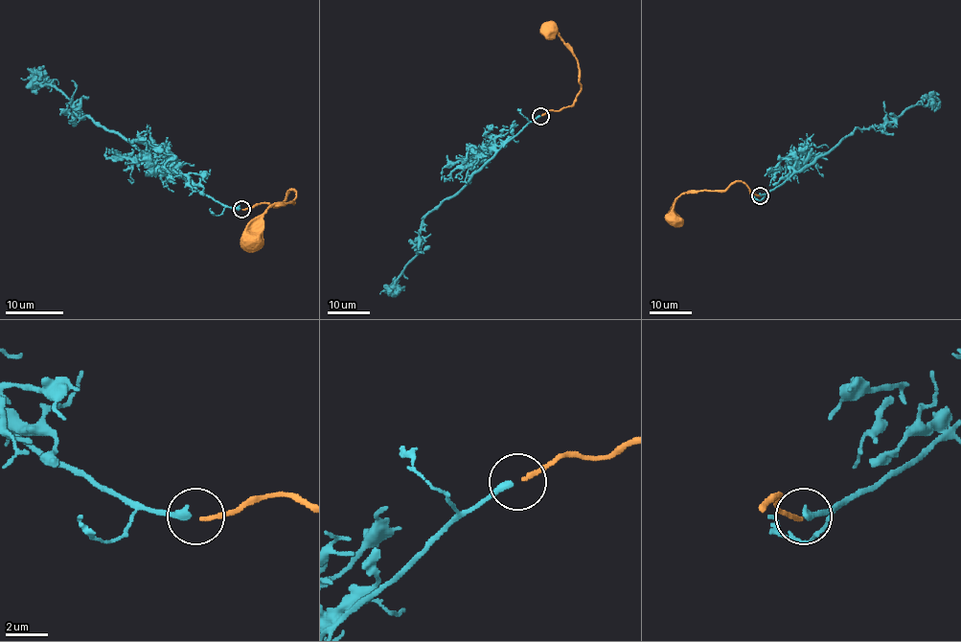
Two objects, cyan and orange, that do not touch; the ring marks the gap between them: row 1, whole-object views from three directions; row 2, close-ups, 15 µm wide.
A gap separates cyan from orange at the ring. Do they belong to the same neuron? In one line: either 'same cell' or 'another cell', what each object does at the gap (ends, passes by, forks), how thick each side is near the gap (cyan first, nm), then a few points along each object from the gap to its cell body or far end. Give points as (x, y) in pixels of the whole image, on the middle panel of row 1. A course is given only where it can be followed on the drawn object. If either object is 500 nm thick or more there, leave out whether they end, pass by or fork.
same cell | cyan ends | orange ends | 320/200 nm | cyan via (539, 116), (508, 140), (455, 194), (444, 199), (428, 213), (421, 231), (421, 250), (394, 284), (380, 294) | orange via (542, 116), (570, 106), (581, 87), (578, 59), (556, 31), (550, 30)

